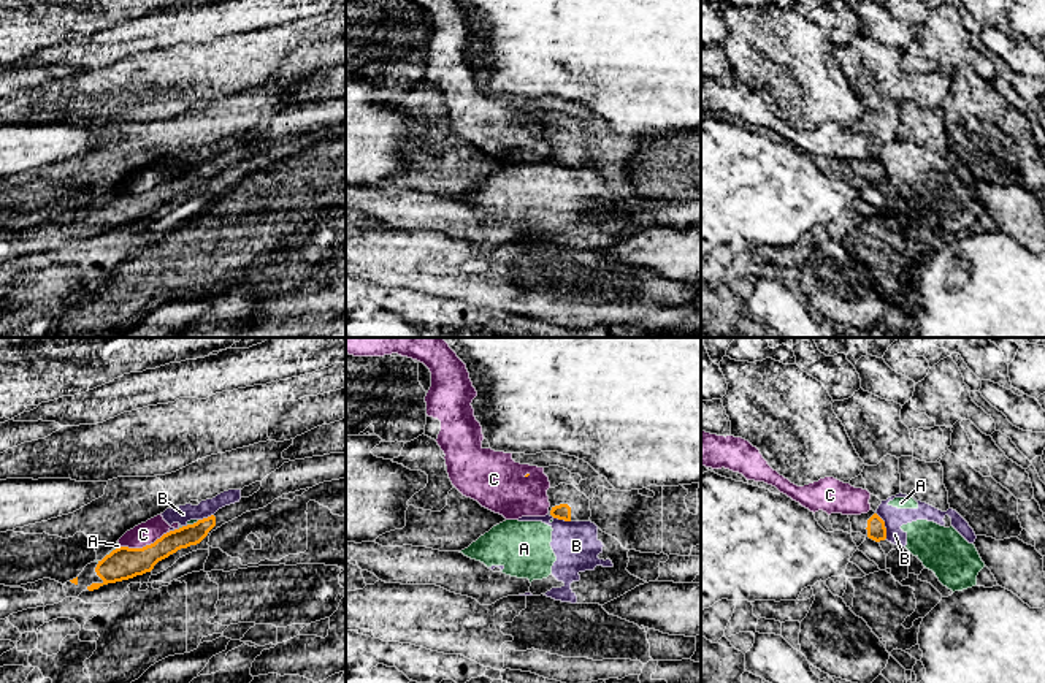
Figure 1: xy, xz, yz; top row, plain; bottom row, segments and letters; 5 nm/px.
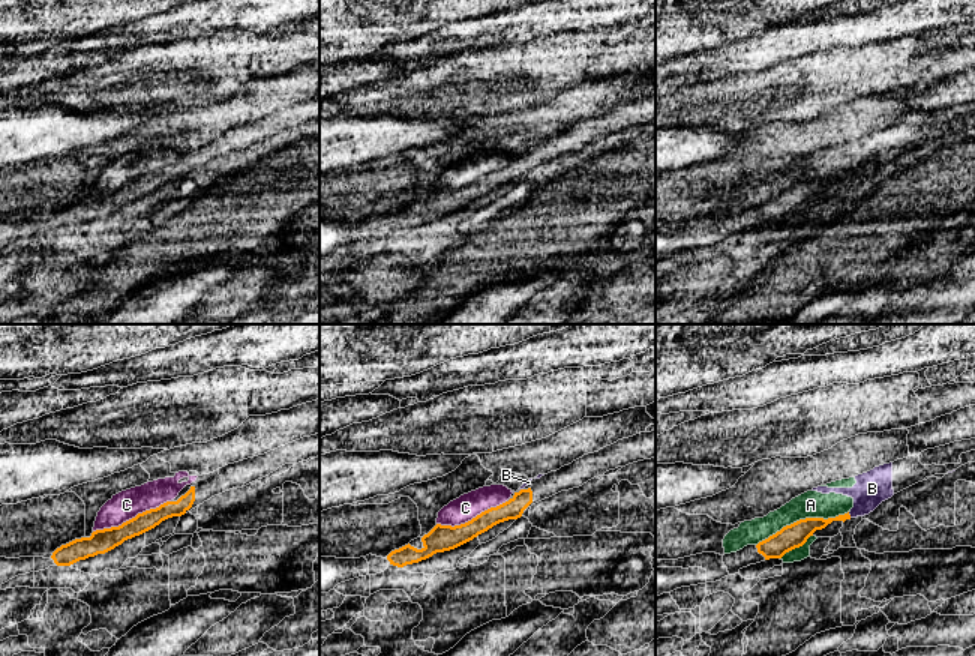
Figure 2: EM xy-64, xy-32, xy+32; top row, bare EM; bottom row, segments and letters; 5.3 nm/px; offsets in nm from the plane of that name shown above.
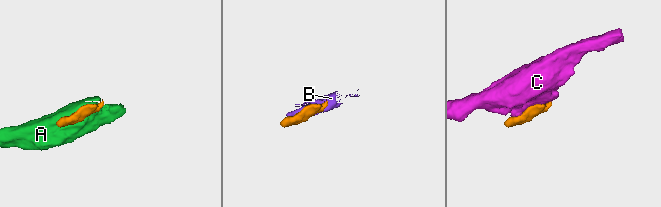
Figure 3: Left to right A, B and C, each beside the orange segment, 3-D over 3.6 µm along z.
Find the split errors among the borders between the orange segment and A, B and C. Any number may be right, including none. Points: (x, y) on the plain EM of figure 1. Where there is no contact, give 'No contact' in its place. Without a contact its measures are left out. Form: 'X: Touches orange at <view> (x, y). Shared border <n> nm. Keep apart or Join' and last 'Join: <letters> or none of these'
A: Touches orange at xy (113, 195). Shared border 80 nm. Keep apart
B: Touches orange at yz (884, 171). Shared border 140 nm. Keep apart
C: Touches orange at xy (146, 190). Shared border 260 nm. Keep apart
Join: none of these

